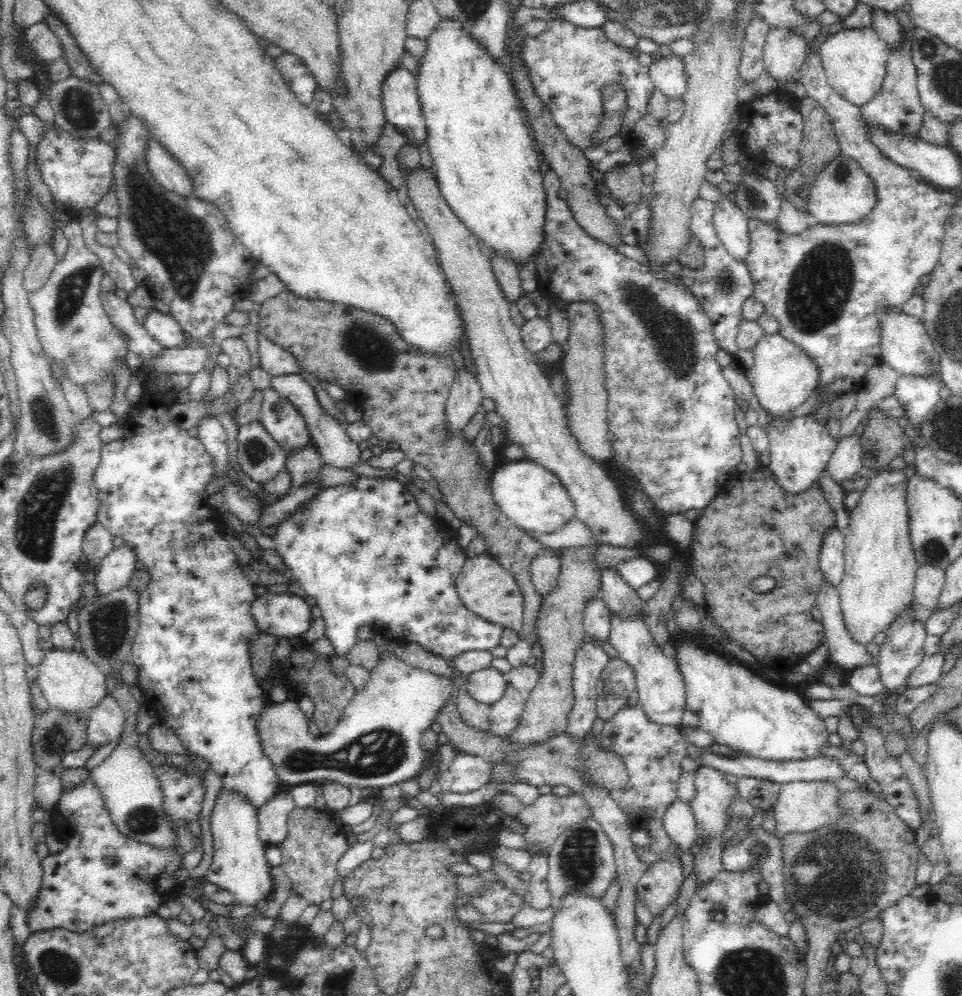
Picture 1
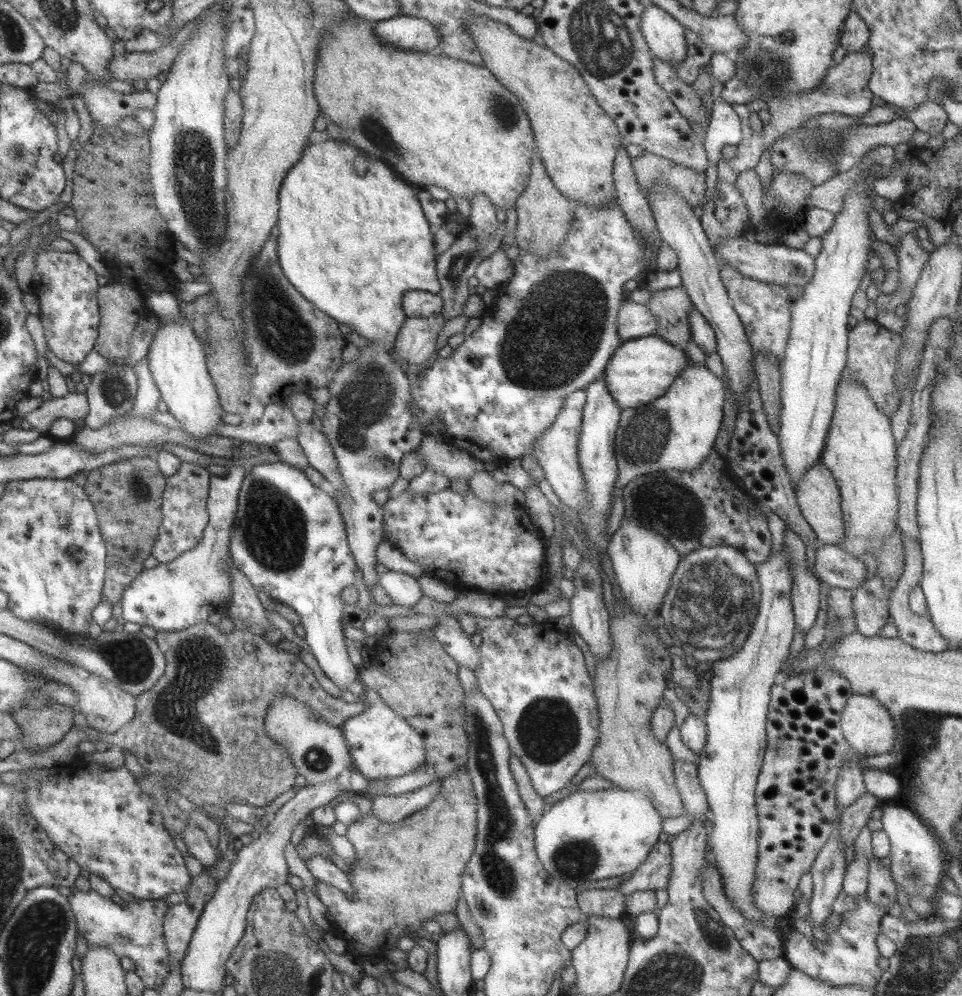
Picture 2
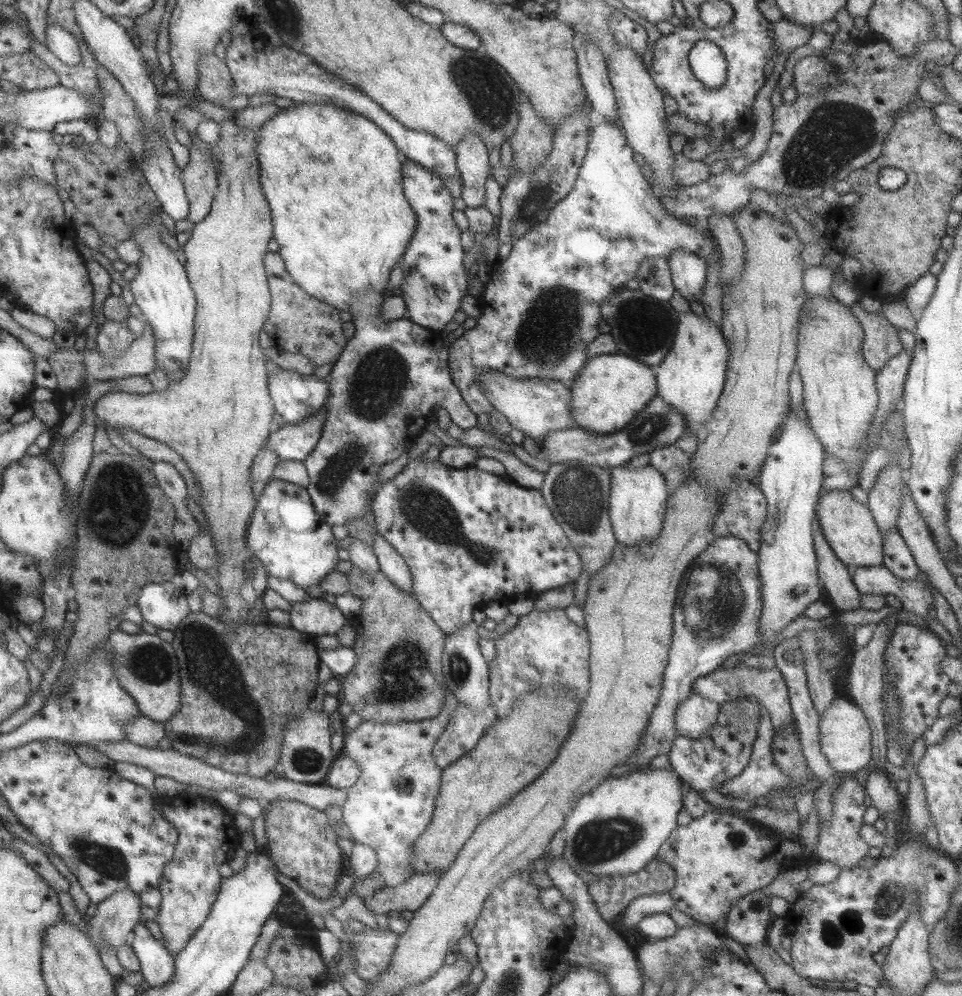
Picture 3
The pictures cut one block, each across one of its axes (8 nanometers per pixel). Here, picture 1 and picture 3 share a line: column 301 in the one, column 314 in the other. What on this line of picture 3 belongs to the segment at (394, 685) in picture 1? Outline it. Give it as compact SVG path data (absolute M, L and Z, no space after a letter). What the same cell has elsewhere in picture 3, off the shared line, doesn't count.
M307 708L297 719L291 719L285 725L278 762L280 776L293 782L322 784L334 759L330 748L329 718L323 711Z

